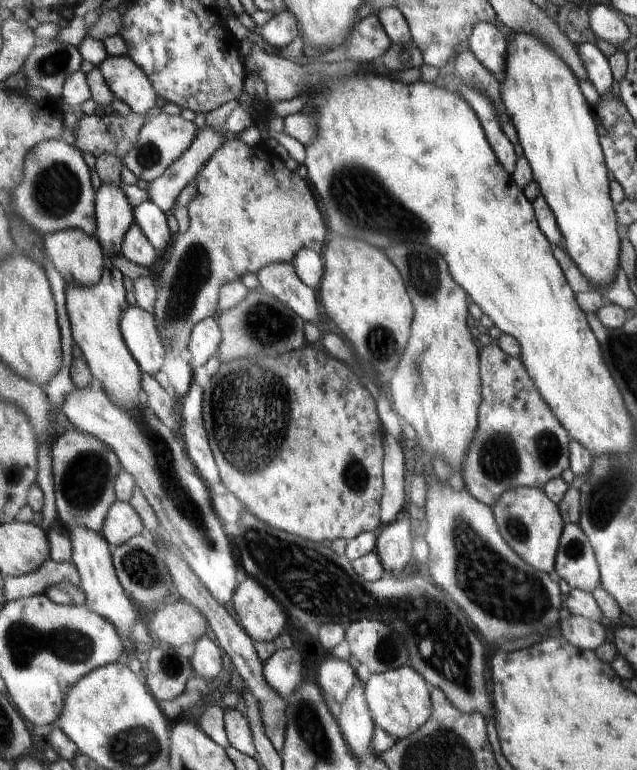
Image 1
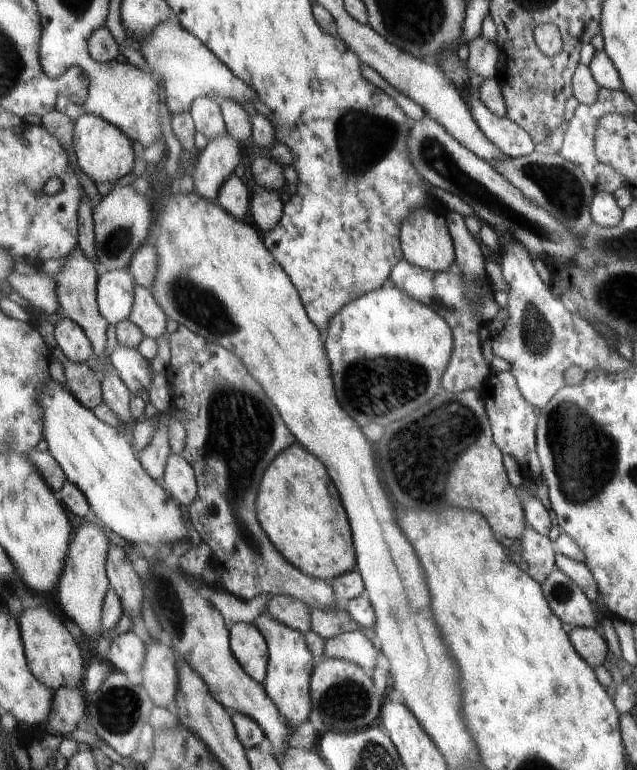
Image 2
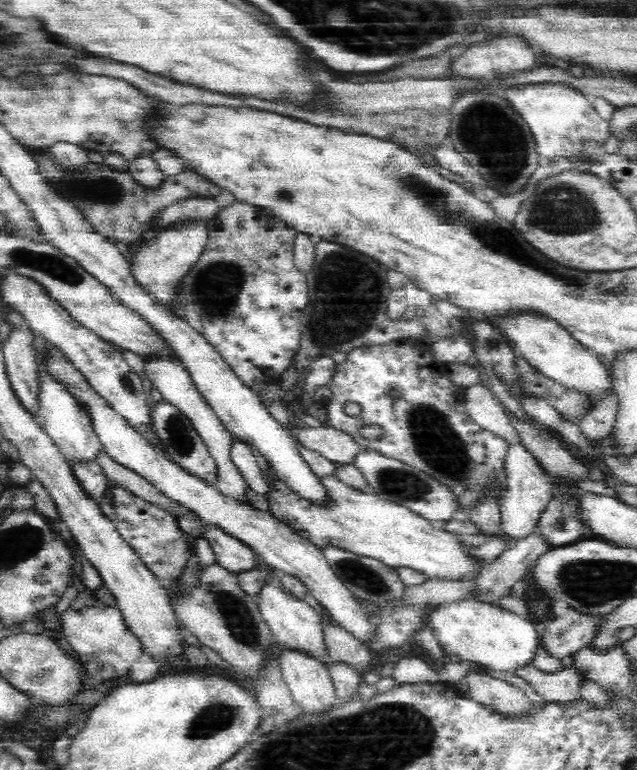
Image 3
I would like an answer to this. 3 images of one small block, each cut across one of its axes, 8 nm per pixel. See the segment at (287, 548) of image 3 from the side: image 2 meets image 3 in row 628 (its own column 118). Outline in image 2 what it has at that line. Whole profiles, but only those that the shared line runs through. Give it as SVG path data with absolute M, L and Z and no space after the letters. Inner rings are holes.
M119 344L114 348L111 360L134 395L140 395L142 390L148 391L154 386L156 373L152 372L150 360L139 348Z

